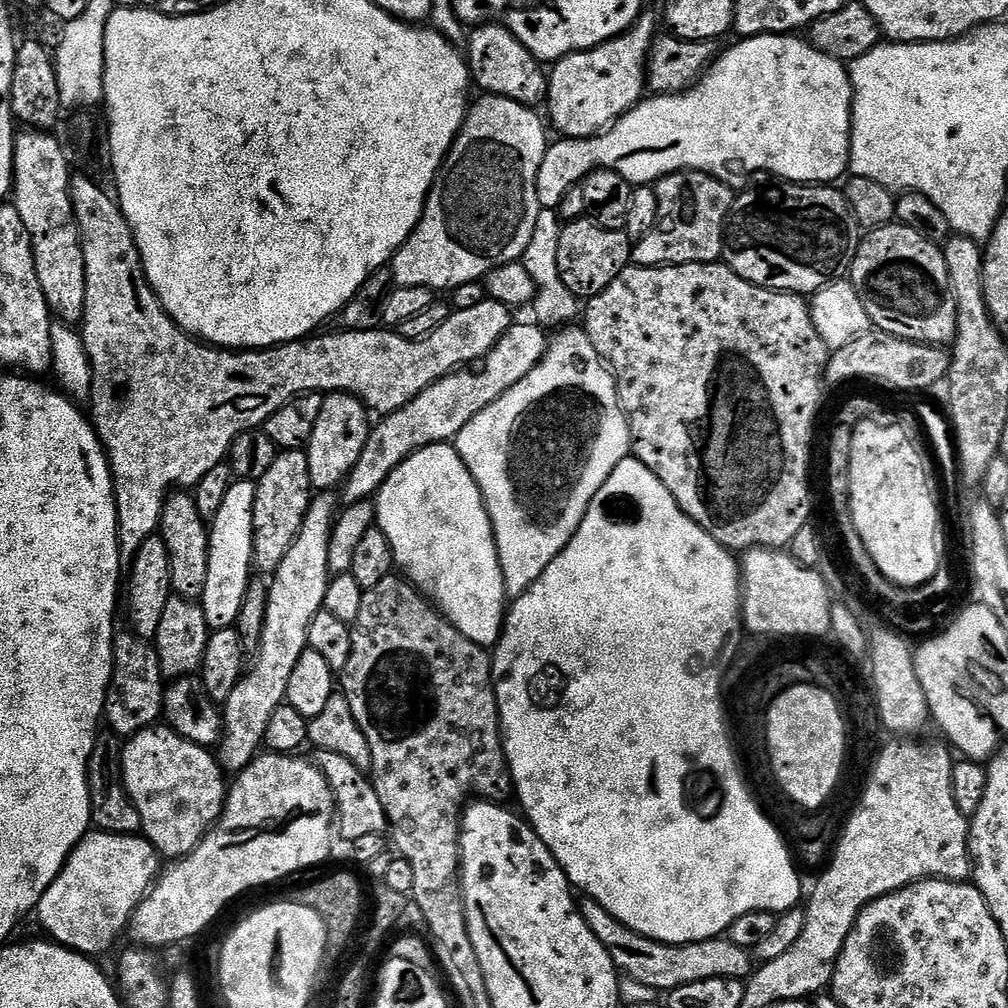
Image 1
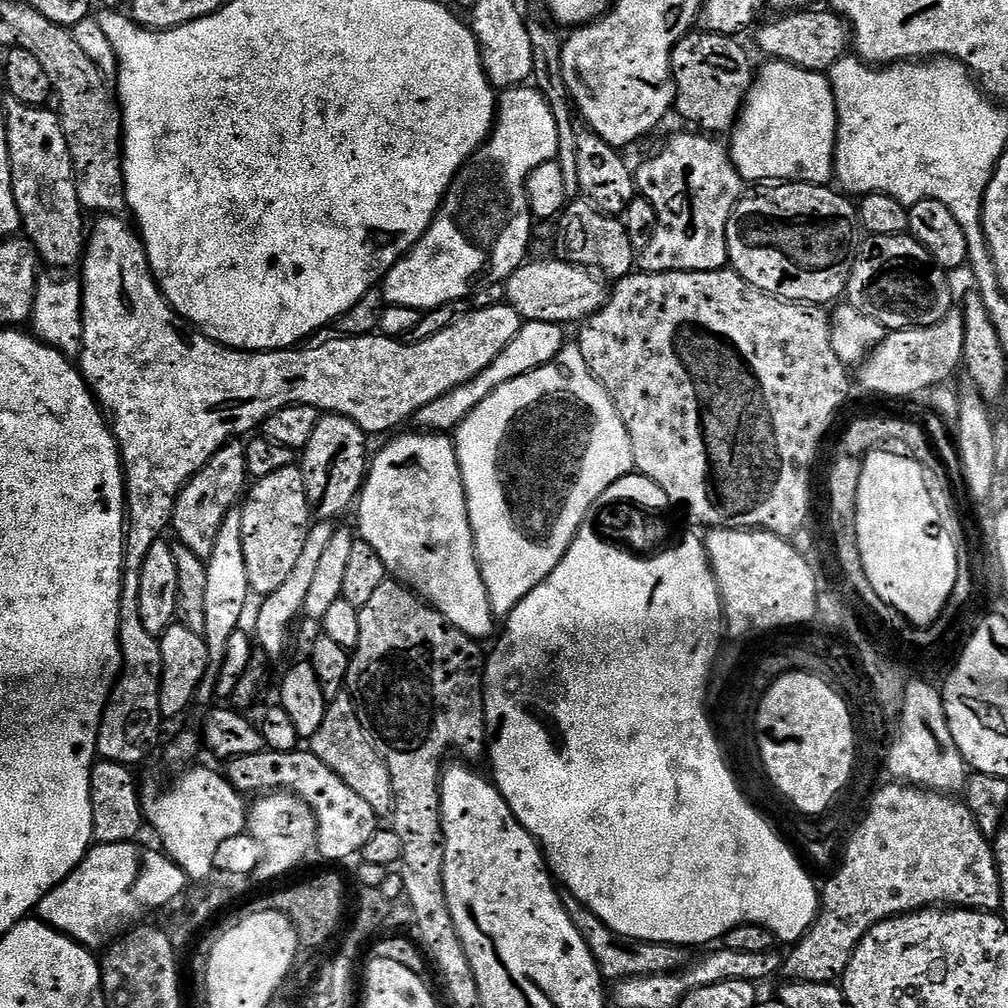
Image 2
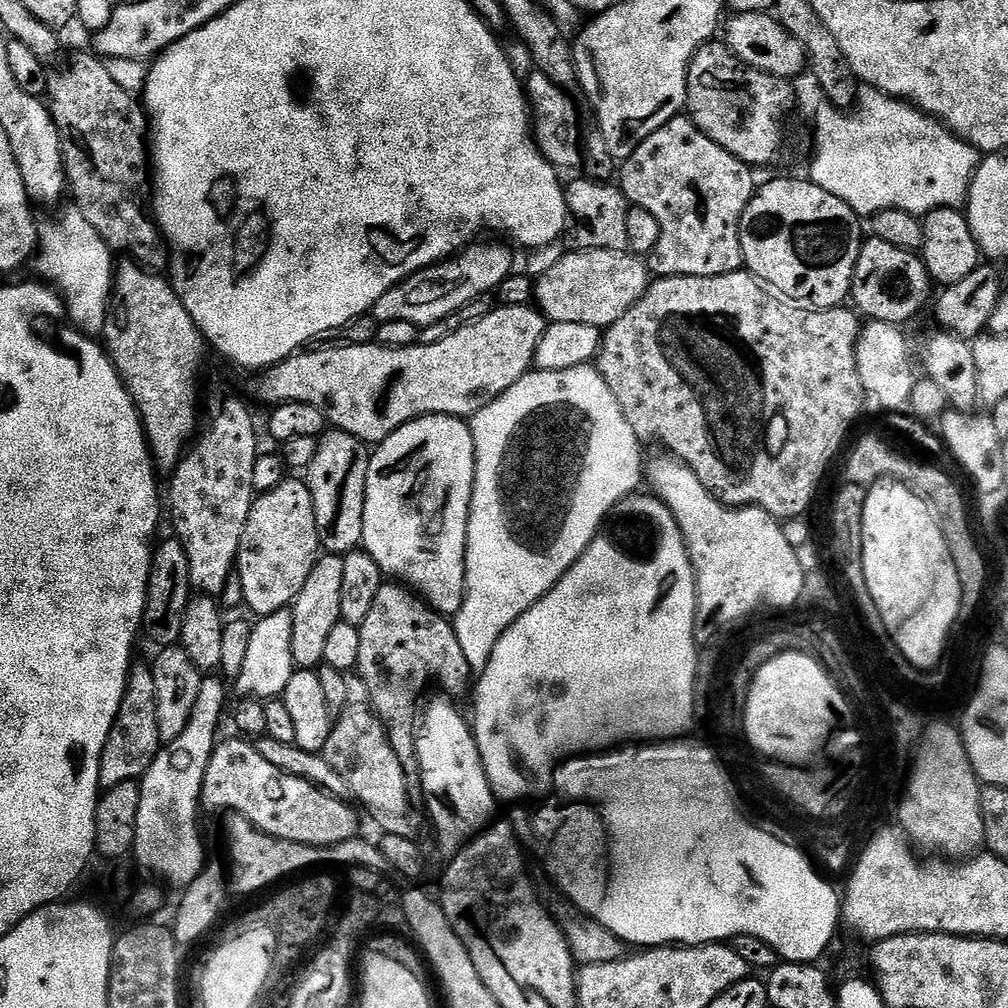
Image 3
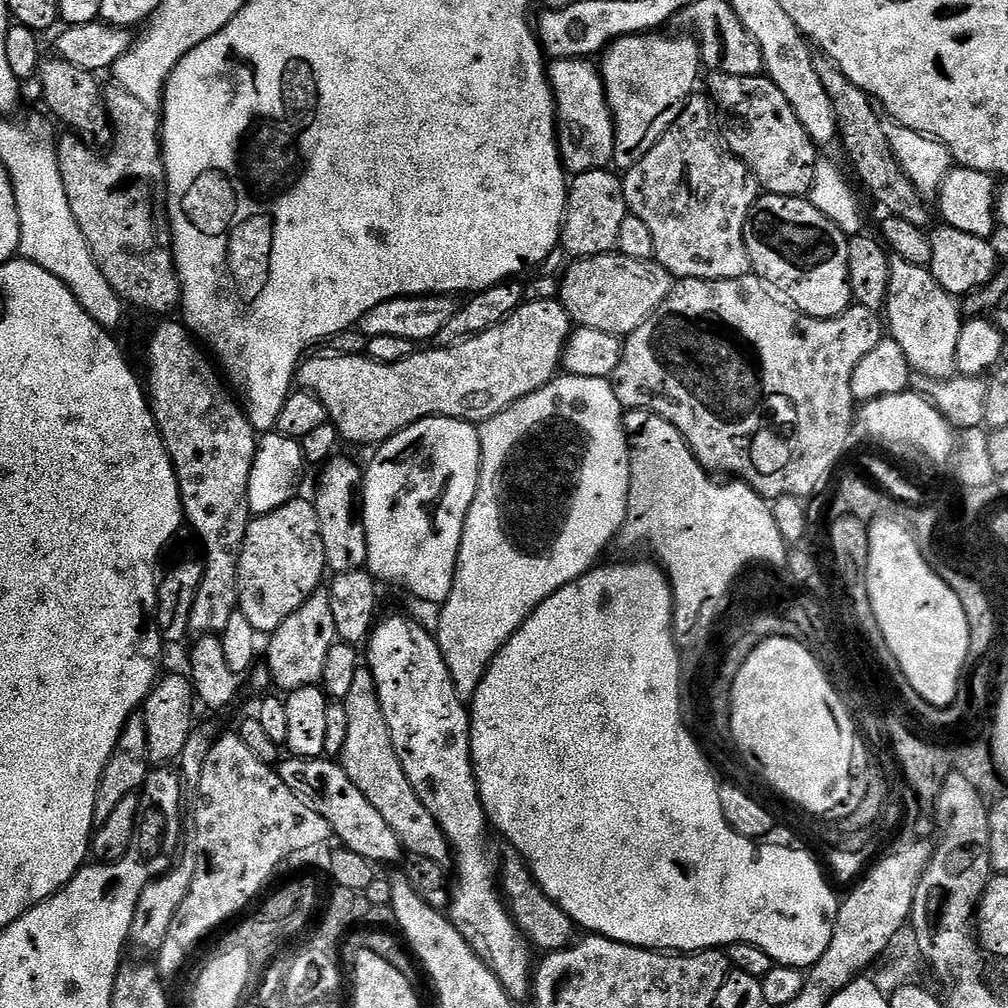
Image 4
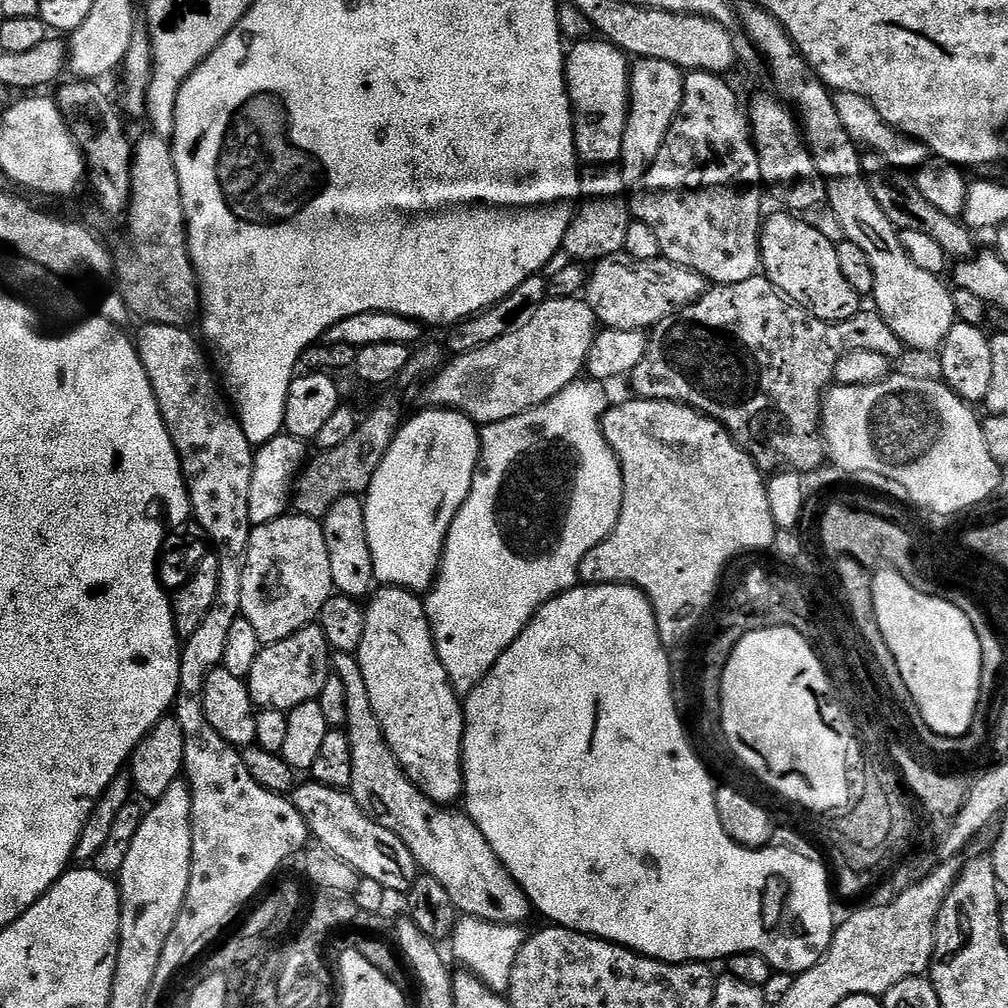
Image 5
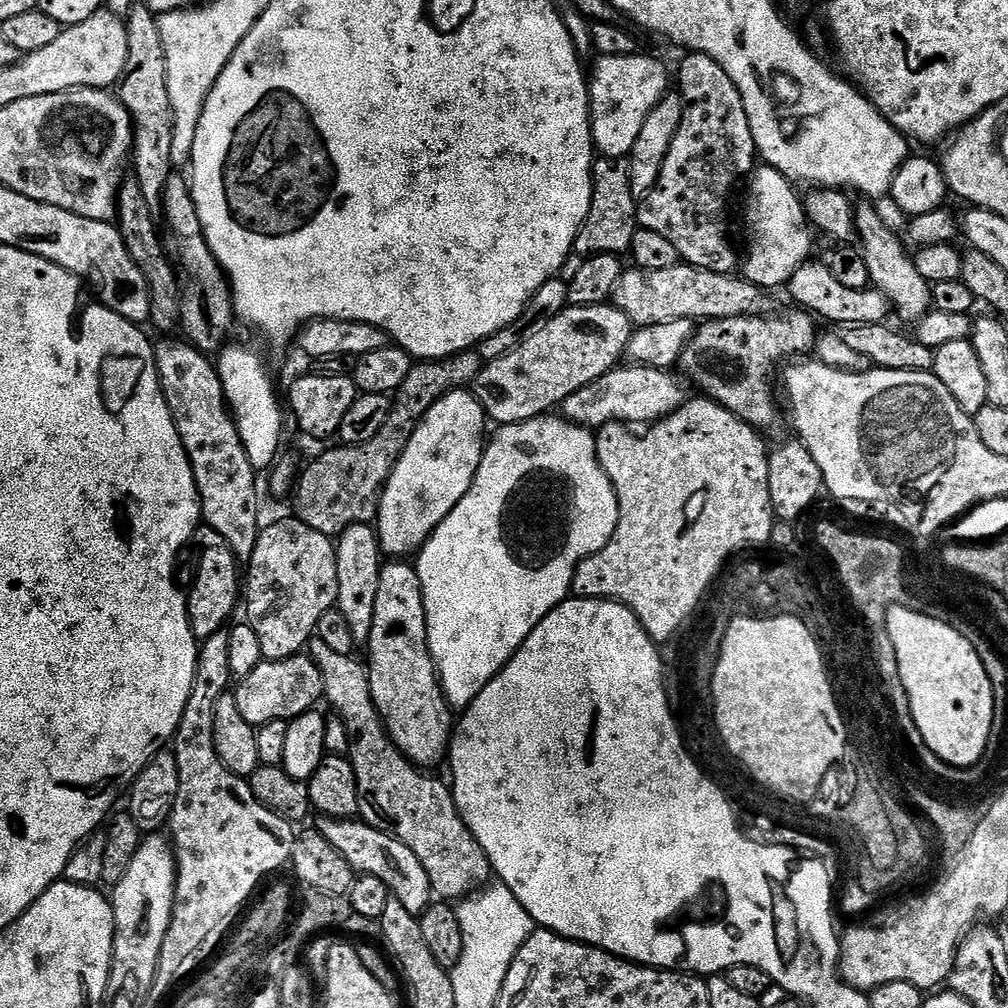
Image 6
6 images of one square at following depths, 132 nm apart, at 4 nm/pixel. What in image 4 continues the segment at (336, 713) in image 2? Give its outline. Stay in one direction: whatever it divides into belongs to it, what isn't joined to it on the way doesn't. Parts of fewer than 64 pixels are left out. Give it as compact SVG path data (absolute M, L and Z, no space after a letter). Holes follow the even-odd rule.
M361 666L354 674L354 683L350 685L350 694L342 701L346 710L346 718L350 718L350 726L346 729L346 746L342 746L338 762L350 774L350 782L366 794L366 802L382 814L386 826L398 834L401 849L405 853L430 858L430 862L444 864L450 856L450 845L444 838L444 831L438 822L422 806L418 794L410 786L410 778L402 770L396 757L394 746L390 742L390 730L384 721L382 706L376 697L376 683L372 670Z

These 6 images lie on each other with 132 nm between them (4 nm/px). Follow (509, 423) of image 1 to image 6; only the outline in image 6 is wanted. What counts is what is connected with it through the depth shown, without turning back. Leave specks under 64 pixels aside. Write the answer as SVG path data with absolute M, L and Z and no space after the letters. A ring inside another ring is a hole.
M545 414L526 422L505 424L497 427L495 431L496 437L493 440L491 437L484 445L482 462L478 466L478 474L474 474L470 490L466 490L462 502L458 502L458 506L454 506L448 517L432 531L432 536L424 543L414 560L414 567L420 579L420 589L424 595L428 649L432 661L436 663L436 673L440 676L440 688L444 691L444 698L453 710L469 708L474 698L478 698L480 691L501 672L506 662L510 662L510 658L520 649L522 642L526 642L534 626L538 626L538 622L542 622L542 618L546 618L550 610L554 610L561 602L569 599L572 579L580 561L593 556L606 546L606 542L610 542L620 517L614 486L596 457L596 438L593 429L586 428L583 424L573 424L560 414Z

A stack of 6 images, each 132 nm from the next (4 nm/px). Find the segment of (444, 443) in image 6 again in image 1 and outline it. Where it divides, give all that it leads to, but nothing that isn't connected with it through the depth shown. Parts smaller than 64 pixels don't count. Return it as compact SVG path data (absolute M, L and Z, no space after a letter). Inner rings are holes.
M451 443L418 450L386 478L374 497L376 524L388 539L395 567L409 584L438 609L470 642L491 649L500 640L506 615L506 593L492 523L470 470Z

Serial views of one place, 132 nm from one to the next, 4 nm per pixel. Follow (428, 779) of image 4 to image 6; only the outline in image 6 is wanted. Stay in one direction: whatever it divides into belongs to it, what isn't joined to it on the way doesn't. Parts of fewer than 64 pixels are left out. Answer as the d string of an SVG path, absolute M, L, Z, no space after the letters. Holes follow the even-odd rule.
M388 562L380 569L378 578L378 598L374 602L374 626L366 645L368 660L368 681L374 706L384 718L384 727L397 750L421 770L432 770L435 764L445 763L450 752L454 731L454 712L449 708L440 688L440 676L436 673L436 663L428 649L428 627L424 595L420 589L420 579L415 567L408 562Z

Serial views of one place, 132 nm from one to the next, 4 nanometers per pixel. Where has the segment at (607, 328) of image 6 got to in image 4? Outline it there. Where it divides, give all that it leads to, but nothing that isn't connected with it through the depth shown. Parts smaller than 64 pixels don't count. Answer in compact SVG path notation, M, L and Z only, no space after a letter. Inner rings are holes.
M559 299L525 302L515 314L506 317L503 324L479 332L477 336L452 344L449 348L432 346L429 347L429 352L418 350L402 362L379 364L368 359L364 354L309 355L299 365L298 384L303 391L313 392L322 402L322 406L326 406L328 419L340 433L341 441L349 440L352 444L379 446L403 428L408 428L414 422L431 416L445 416L469 422L483 422L494 418L514 402L534 394L542 386L556 379L562 368L564 344L573 331L572 320L560 305Z

